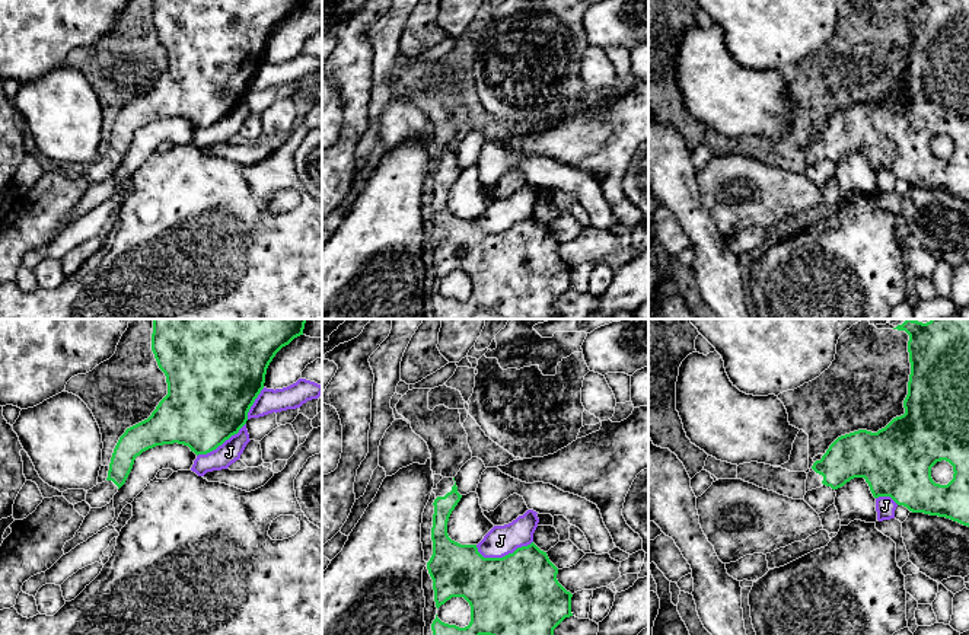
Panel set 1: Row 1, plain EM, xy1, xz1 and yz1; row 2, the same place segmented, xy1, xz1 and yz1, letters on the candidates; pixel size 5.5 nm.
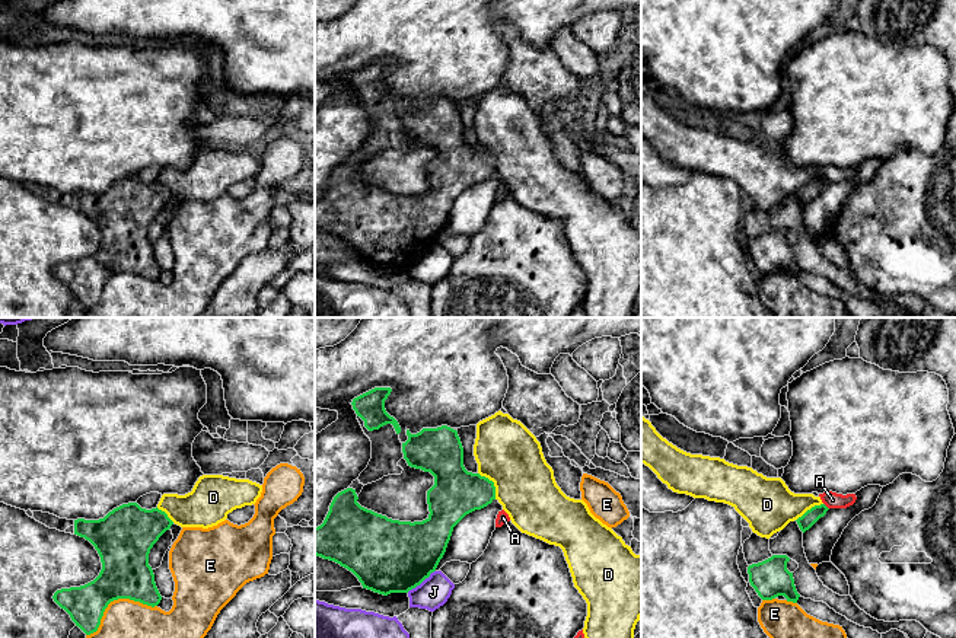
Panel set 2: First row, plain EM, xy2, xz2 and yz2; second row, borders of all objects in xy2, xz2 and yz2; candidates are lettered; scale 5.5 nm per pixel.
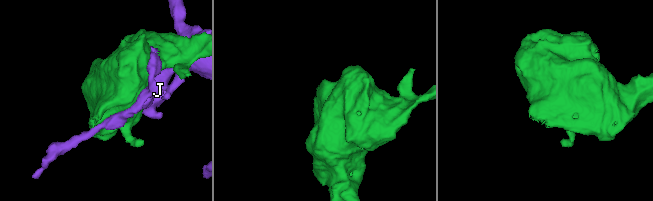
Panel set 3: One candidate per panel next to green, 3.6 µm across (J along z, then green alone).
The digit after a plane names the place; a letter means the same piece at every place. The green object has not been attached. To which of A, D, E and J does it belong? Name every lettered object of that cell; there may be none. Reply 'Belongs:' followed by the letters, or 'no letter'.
Belongs: no letter

